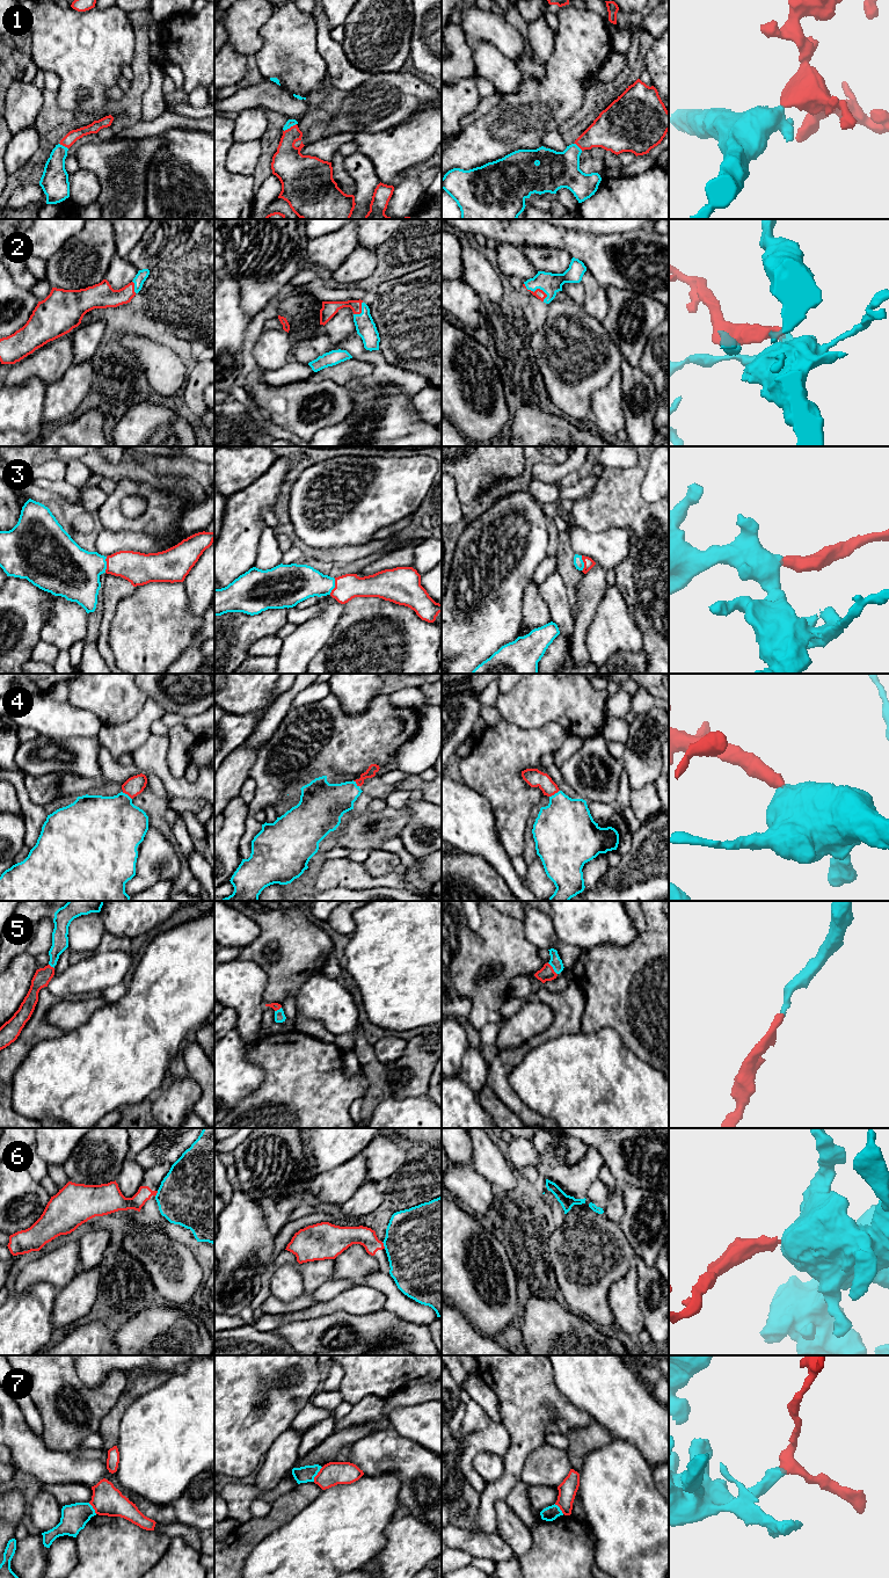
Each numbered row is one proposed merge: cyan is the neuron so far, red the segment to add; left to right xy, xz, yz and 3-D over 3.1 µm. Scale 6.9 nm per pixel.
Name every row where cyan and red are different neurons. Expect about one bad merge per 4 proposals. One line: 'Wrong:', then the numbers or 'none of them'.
Wrong: 6, 7

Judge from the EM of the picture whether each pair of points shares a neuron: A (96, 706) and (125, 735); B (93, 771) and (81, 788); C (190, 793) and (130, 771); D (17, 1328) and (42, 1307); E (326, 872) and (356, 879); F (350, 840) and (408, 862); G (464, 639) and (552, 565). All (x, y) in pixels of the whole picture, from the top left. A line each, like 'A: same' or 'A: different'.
A: different
B: different
C: different
D: same
E: same
F: different
G: different

